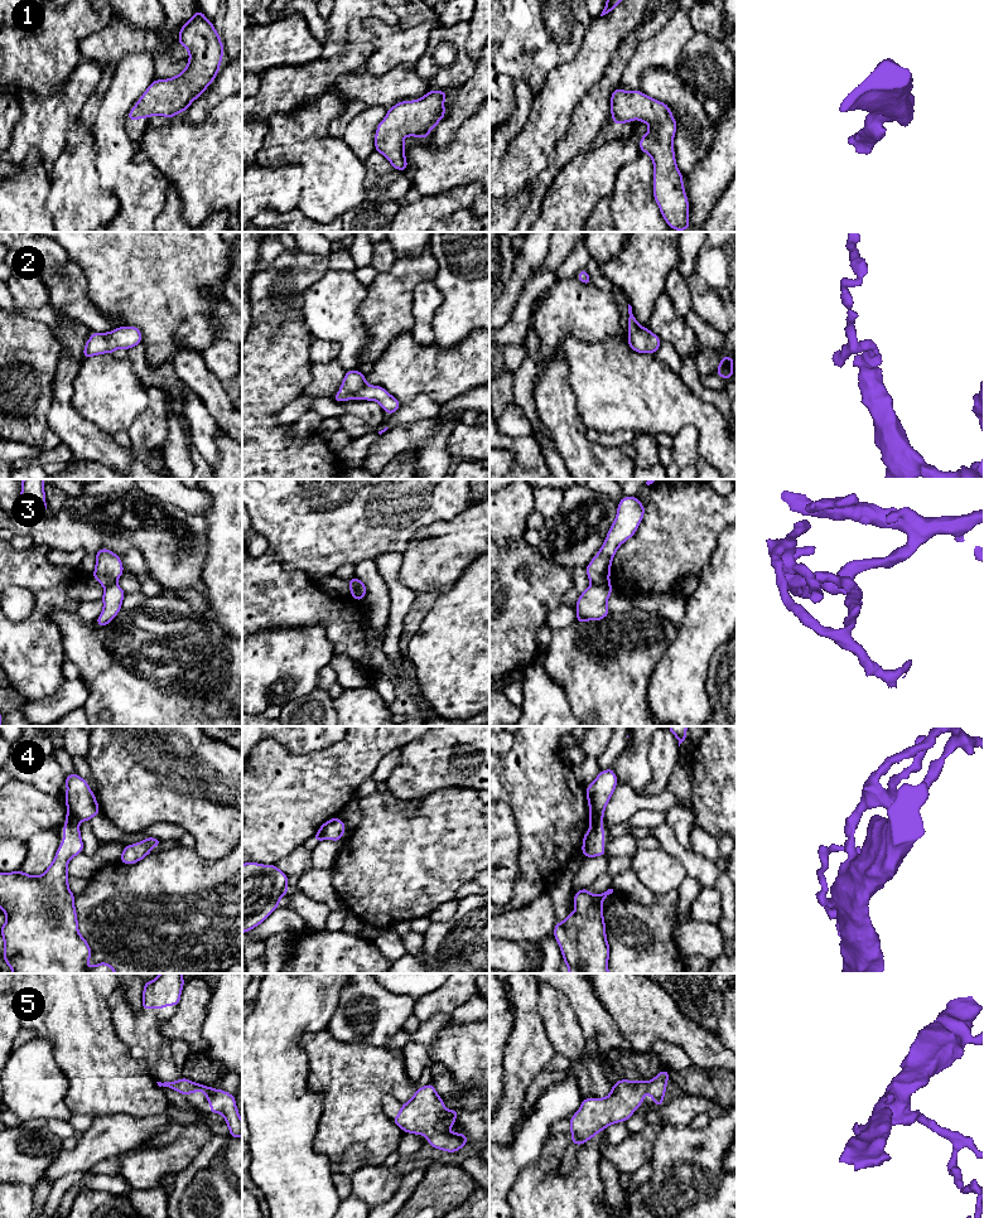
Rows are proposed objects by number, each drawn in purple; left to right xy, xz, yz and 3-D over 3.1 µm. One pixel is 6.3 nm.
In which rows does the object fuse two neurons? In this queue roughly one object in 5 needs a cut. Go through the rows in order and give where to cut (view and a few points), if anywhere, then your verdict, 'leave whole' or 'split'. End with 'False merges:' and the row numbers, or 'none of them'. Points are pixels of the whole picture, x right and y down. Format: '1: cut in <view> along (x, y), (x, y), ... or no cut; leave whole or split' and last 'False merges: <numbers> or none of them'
1: no cut; leave whole
2: no cut; leave whole
3: cut in xz along (353, 578), (356, 589), (352, 597); split
4: cut in xy along (67, 806), (77, 822); split
5: no cut; leave whole
False merges: 3, 4

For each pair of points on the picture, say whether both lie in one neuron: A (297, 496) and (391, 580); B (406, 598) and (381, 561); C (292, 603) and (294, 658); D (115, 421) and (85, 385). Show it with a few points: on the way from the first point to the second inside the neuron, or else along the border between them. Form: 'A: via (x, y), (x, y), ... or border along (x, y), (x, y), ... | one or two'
A: border along (400, 552), (385, 552), (372, 559) | two
B: via (398, 589), (391, 580), (389, 570) | one
C: border along (322, 626), (278, 627), (264, 631) | two
D: via (112, 412), (93, 394) | one

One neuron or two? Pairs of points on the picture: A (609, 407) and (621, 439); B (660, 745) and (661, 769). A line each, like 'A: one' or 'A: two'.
A: two
B: one

